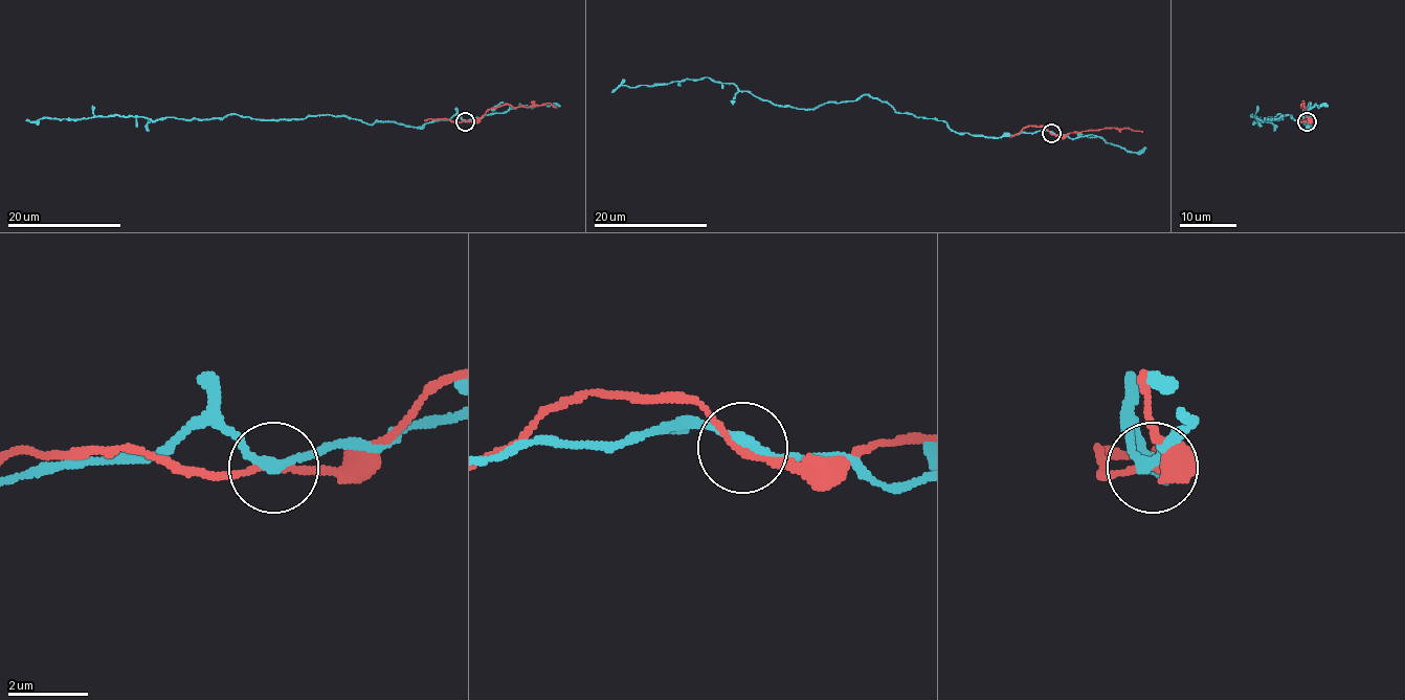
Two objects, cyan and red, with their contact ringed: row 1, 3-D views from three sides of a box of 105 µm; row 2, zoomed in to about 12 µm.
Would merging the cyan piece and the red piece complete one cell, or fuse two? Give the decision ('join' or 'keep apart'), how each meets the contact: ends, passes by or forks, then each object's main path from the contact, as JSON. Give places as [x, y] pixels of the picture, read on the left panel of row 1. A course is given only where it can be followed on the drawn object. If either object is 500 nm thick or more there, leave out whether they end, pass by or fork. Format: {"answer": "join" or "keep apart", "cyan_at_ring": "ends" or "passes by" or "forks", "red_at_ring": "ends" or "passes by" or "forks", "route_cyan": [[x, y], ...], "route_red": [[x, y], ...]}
{"answer": "join", "cyan_at_ring": "passes by", "red_at_ring": "passes by", "route_cyan": [[465, 120], [452, 115], [413, 127], [347, 116], [268, 119], [231, 113], [25, 120]], "route_red": [[465, 120], [477, 120], [489, 109], [506, 104], [515, 108], [548, 104], [556, 108]]}

